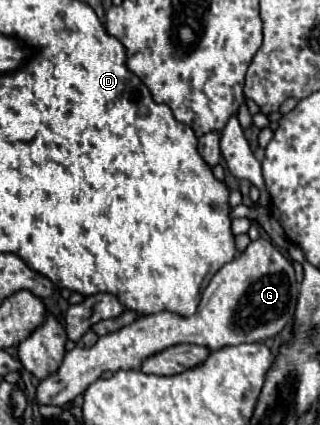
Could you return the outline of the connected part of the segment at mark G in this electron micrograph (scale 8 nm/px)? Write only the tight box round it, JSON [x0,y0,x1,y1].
[37,237,299,407]

